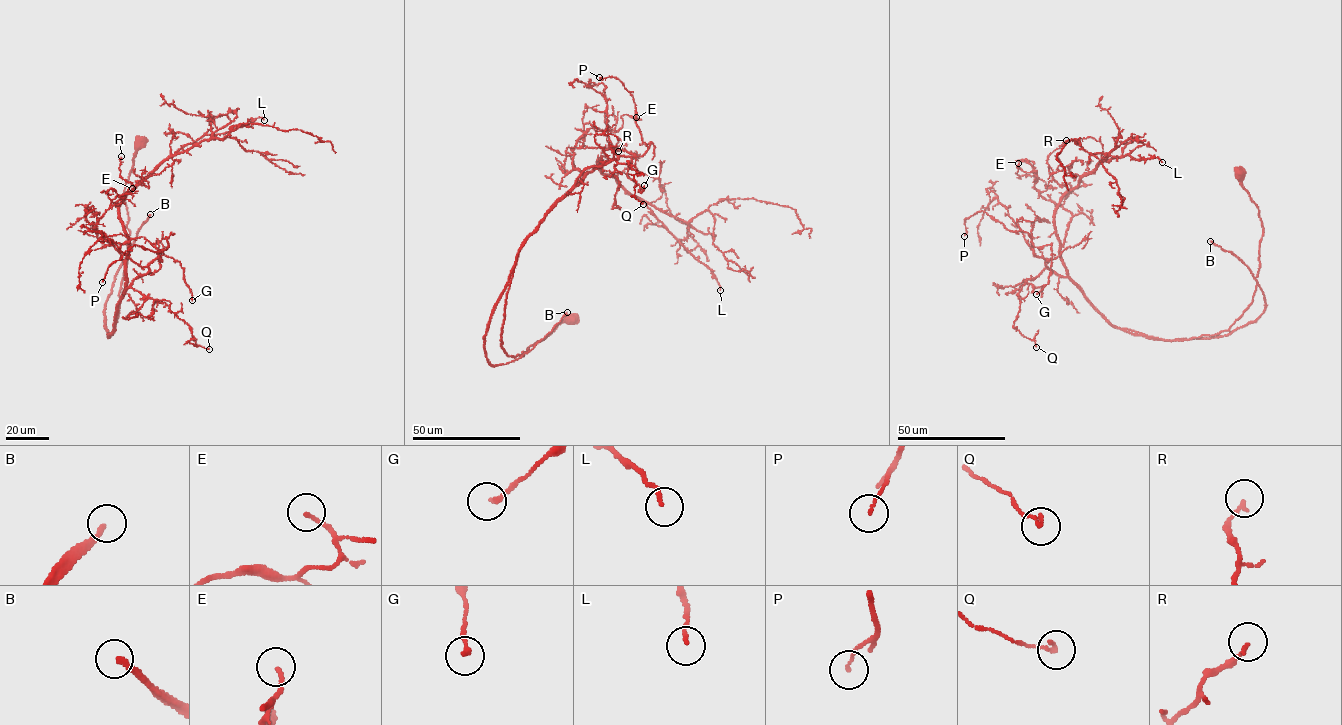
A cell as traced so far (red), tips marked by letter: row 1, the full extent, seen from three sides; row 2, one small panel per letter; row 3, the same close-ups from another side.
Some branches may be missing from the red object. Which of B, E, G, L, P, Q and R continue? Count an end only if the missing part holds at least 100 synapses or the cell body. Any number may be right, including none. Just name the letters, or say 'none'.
B

